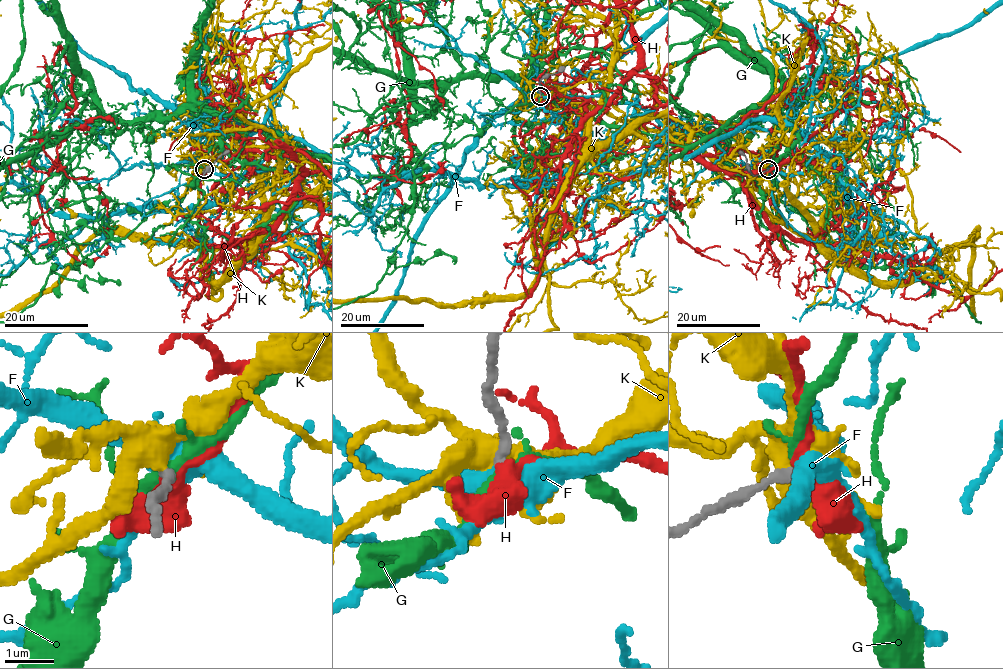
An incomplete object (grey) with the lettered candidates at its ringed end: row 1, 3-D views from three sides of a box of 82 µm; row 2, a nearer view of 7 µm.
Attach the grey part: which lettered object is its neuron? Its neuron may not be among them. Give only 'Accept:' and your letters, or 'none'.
Accept: F

